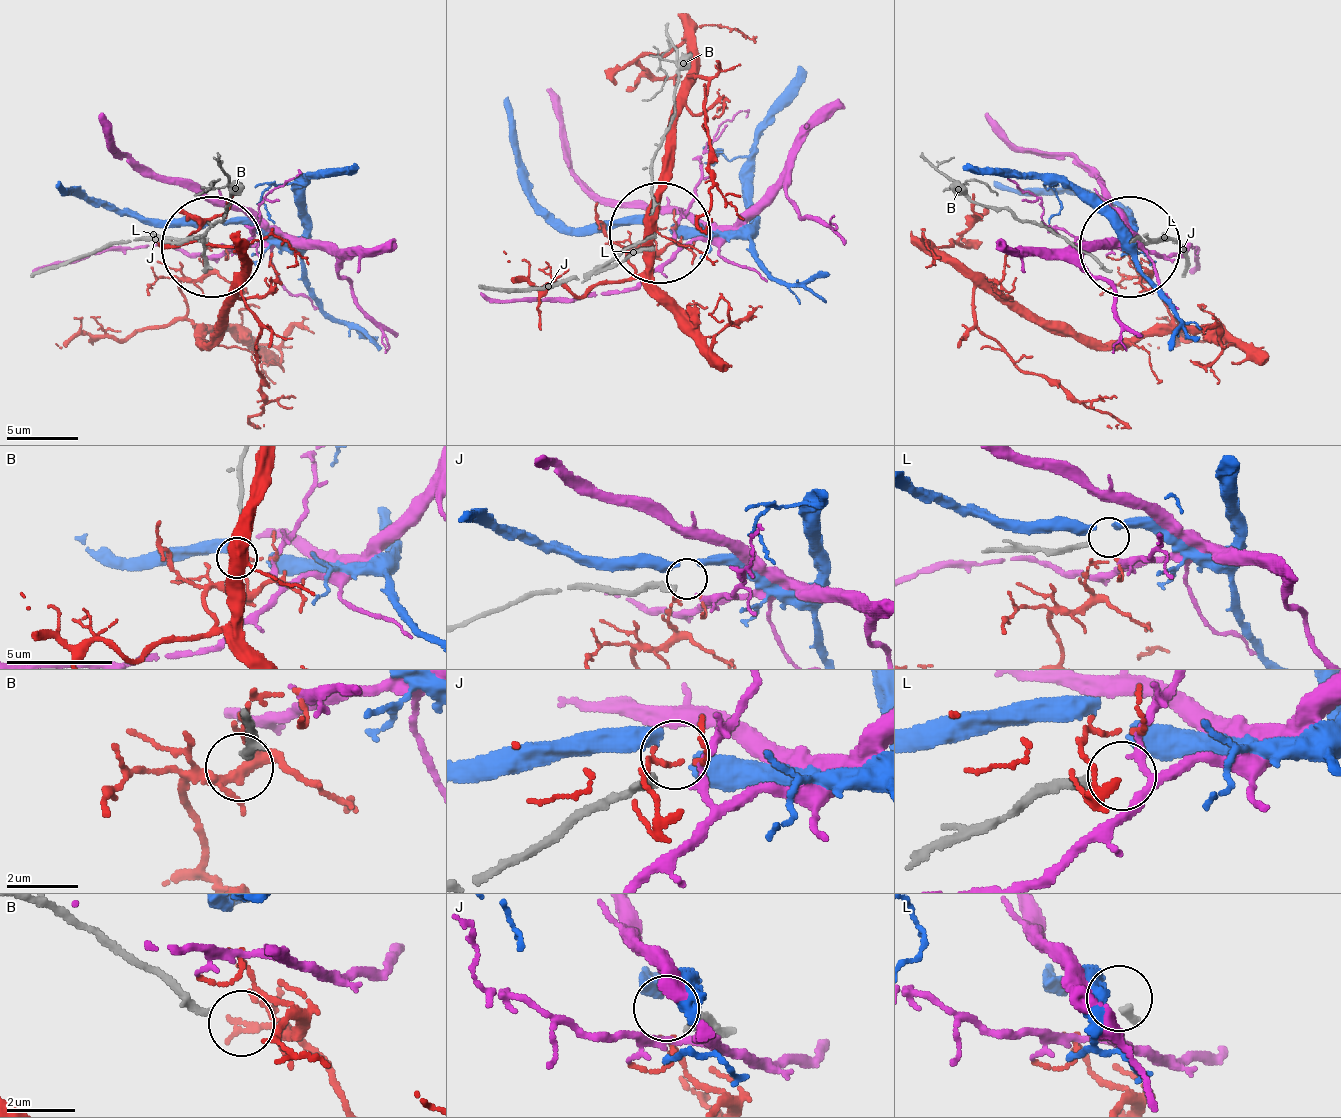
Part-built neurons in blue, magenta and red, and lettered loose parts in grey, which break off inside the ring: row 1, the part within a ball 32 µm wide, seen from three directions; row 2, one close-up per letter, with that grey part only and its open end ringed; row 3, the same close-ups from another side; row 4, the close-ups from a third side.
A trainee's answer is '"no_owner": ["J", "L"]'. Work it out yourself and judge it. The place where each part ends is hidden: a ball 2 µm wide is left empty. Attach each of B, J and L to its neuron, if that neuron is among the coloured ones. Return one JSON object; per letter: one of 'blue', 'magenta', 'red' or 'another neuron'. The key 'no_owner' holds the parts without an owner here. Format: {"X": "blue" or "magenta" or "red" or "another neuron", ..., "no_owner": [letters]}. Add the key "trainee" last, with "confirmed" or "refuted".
{"B": "another neuron", "J": "blue", "L": "another neuron", "no_owner": ["B", "L"], "trainee": "refuted"}

